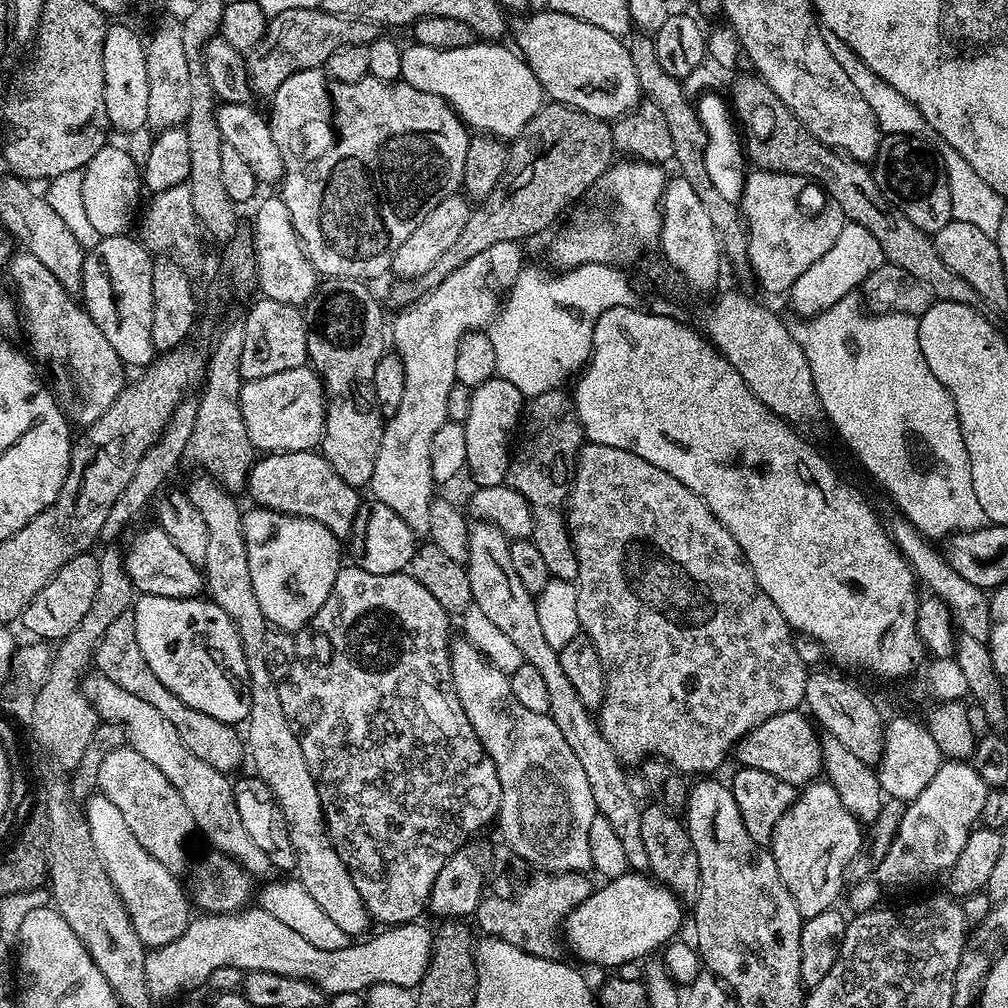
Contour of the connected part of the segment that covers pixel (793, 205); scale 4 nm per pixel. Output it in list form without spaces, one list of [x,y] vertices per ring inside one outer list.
[[[752,170],[747,173],[745,178],[745,188],[740,201],[738,203],[739,209],[743,215],[744,223],[747,227],[748,233],[748,260],[751,268],[751,275],[756,278],[757,282],[761,284],[768,292],[784,292],[787,293],[794,282],[798,282],[798,278],[802,278],[802,274],[806,274],[806,270],[810,270],[810,266],[814,266],[814,262],[818,262],[818,258],[822,258],[822,254],[826,254],[826,250],[830,250],[834,246],[834,241],[838,239],[838,234],[842,230],[842,226],[846,222],[843,210],[833,202],[826,203],[824,209],[821,210],[820,216],[804,216],[804,212],[800,209],[800,195],[804,192],[804,184],[806,184],[805,177],[797,175],[796,173],[782,173],[782,172],[767,172],[761,170]]]

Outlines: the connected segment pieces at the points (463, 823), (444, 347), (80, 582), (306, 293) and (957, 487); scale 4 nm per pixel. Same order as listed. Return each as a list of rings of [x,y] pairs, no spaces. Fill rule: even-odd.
[[[355,566],[341,567],[340,573],[334,578],[334,586],[330,590],[326,602],[322,602],[322,610],[318,610],[318,614],[314,614],[314,618],[311,622],[301,628],[299,632],[295,633],[296,657],[294,658],[294,666],[290,670],[288,678],[279,681],[282,710],[286,710],[286,718],[290,721],[293,728],[296,729],[296,737],[302,746],[302,754],[306,757],[306,766],[310,766],[310,774],[314,778],[316,789],[318,790],[318,798],[322,802],[324,824],[328,828],[328,836],[332,839],[332,844],[336,848],[336,853],[340,855],[342,862],[350,870],[350,878],[354,882],[358,894],[362,894],[362,902],[366,906],[369,917],[371,917],[375,923],[377,920],[380,926],[391,926],[419,921],[422,917],[420,915],[426,912],[428,908],[430,890],[434,886],[434,878],[438,878],[438,870],[442,870],[442,866],[446,866],[446,862],[451,856],[473,839],[472,835],[474,835],[479,828],[486,827],[491,820],[493,823],[493,821],[497,819],[500,811],[500,783],[498,782],[498,770],[494,770],[494,762],[486,754],[486,750],[482,746],[478,734],[474,734],[474,726],[470,726],[470,718],[466,718],[466,710],[462,710],[462,702],[458,700],[458,694],[454,688],[454,678],[450,670],[450,654],[448,653],[448,646],[450,643],[450,635],[448,636],[448,620],[450,620],[450,613],[440,605],[438,598],[434,598],[434,594],[430,594],[430,590],[426,590],[426,586],[422,586],[422,582],[418,582],[407,571],[395,572],[394,574],[370,574],[366,570],[362,570]]]
[[[498,242],[498,246],[482,250],[482,254],[474,254],[470,262],[462,262],[439,286],[427,289],[400,310],[393,324],[391,321],[390,340],[396,343],[394,352],[404,367],[406,390],[398,410],[385,423],[370,492],[374,499],[399,514],[417,537],[427,537],[430,530],[430,506],[434,499],[430,442],[434,442],[434,434],[438,434],[440,427],[449,423],[447,398],[457,383],[454,366],[458,344],[468,332],[491,325],[498,311],[496,288],[492,284],[507,285],[518,278],[526,264],[520,248],[517,242]]]
[[[91,551],[81,556],[70,558],[54,578],[45,586],[36,597],[26,606],[22,617],[22,625],[28,632],[33,632],[35,639],[40,642],[59,642],[66,638],[82,622],[86,610],[90,610],[90,602],[94,602],[94,594],[98,594],[98,574],[100,562]]]
[[[279,195],[268,196],[256,208],[256,217],[252,220],[252,228],[250,227],[250,235],[252,244],[256,248],[256,278],[255,283],[260,284],[259,295],[265,300],[273,300],[274,302],[286,302],[303,306],[308,303],[308,299],[316,293],[318,287],[318,273],[309,262],[307,254],[304,252],[303,246],[300,244],[298,234],[292,225],[290,218],[290,210],[286,210],[286,202]]]
[[[855,295],[842,298],[834,306],[830,306],[825,312],[819,312],[816,316],[801,319],[800,324],[791,325],[792,337],[802,346],[802,354],[806,354],[806,362],[810,362],[810,374],[814,374],[814,386],[820,399],[820,407],[823,415],[828,416],[830,423],[836,427],[838,435],[844,439],[844,444],[860,459],[860,464],[889,492],[891,503],[895,504],[899,511],[903,512],[909,522],[918,531],[929,538],[947,538],[954,532],[969,532],[975,528],[983,528],[986,521],[982,505],[978,502],[978,494],[974,494],[974,482],[970,474],[970,458],[966,454],[966,442],[962,442],[962,430],[958,422],[958,410],[954,406],[954,398],[934,378],[930,366],[926,366],[926,358],[922,358],[922,350],[918,346],[917,317],[907,316],[906,313],[894,313],[888,311],[883,314],[869,314],[862,307],[861,301]]]

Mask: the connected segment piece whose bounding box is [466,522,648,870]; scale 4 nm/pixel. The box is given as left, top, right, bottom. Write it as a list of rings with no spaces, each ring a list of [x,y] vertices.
[[[476,522],[468,529],[468,558],[466,561],[468,577],[470,578],[470,594],[475,608],[482,610],[486,618],[514,646],[518,646],[520,659],[523,663],[534,666],[546,685],[546,694],[550,694],[550,706],[547,715],[551,716],[554,726],[562,730],[562,738],[574,750],[578,763],[586,778],[590,781],[590,794],[594,794],[597,813],[606,818],[622,842],[623,852],[629,869],[644,870],[648,867],[646,845],[642,842],[642,804],[636,801],[632,788],[628,785],[625,765],[621,764],[616,752],[606,742],[597,717],[586,707],[582,706],[582,698],[574,691],[574,686],[566,679],[562,671],[560,653],[550,642],[546,642],[546,634],[542,634],[542,622],[538,622],[536,596],[522,586],[518,573],[514,570],[514,561],[510,559],[510,541],[494,524]]]

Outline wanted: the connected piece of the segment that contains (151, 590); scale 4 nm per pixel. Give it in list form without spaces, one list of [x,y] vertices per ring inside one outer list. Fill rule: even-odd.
[[[159,526],[144,528],[128,544],[128,552],[123,553],[124,569],[130,578],[133,589],[145,596],[161,596],[162,598],[182,598],[190,600],[199,597],[206,585],[201,569],[170,542],[170,534]]]

